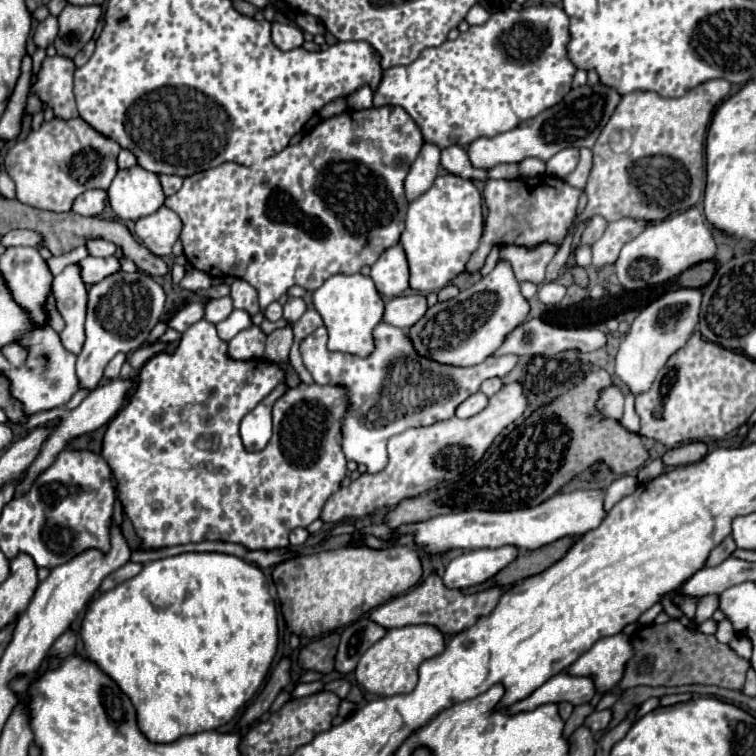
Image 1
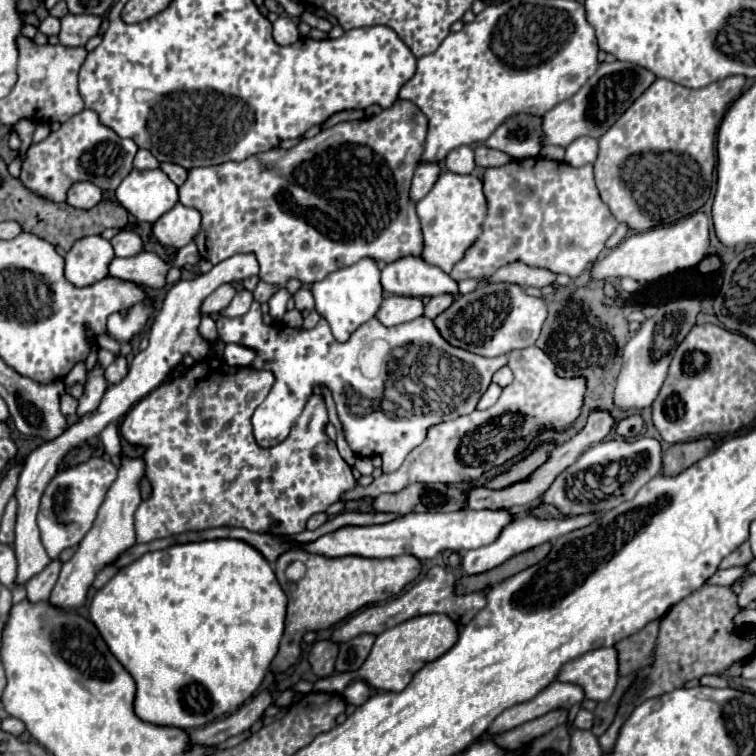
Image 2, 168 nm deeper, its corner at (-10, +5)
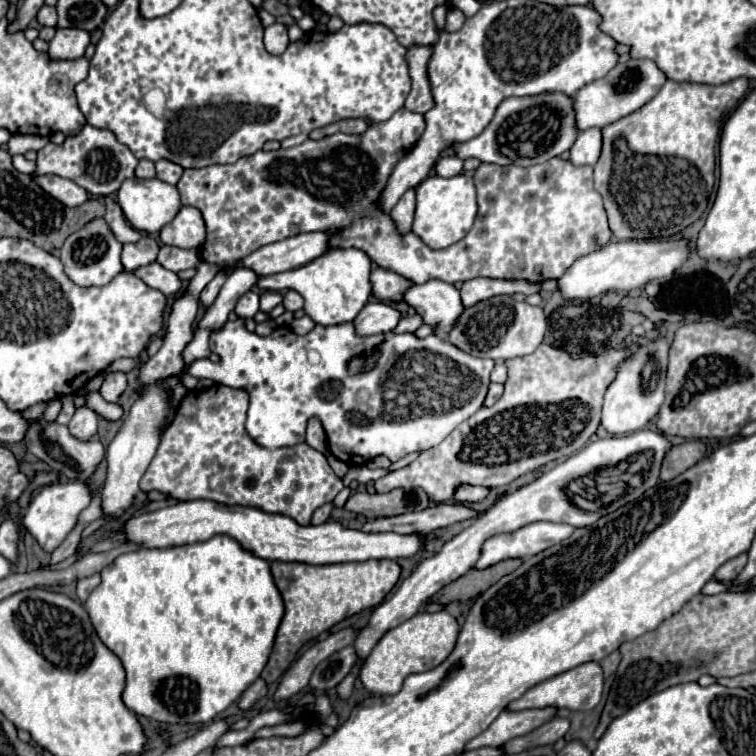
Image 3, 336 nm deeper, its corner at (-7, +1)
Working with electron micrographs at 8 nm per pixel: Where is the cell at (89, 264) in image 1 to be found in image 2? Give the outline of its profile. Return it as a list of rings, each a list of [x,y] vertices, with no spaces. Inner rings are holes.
[[[140,252],[130,258],[114,258],[108,266],[108,274],[120,280],[146,284],[150,288],[162,288],[166,284],[164,276],[170,264],[152,252]]]

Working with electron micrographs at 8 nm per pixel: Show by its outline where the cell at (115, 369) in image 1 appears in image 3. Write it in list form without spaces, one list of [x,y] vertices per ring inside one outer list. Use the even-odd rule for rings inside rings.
[[[111,372],[111,374],[107,374],[107,378],[101,386],[101,396],[107,402],[117,402],[125,388],[127,388],[127,376],[123,372]]]

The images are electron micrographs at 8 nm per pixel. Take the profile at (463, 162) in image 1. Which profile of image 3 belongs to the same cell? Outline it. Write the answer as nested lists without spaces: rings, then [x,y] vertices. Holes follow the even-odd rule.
[[[455,154],[441,156],[441,158],[435,162],[435,174],[441,176],[441,178],[457,176],[457,174],[461,174],[461,170],[463,170],[463,162],[461,162]]]

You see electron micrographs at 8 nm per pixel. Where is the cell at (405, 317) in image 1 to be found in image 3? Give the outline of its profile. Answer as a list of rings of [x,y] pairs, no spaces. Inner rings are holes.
[[[369,302],[355,316],[353,326],[355,326],[357,336],[373,336],[373,334],[383,334],[383,332],[393,330],[399,320],[401,320],[401,316],[391,304]]]

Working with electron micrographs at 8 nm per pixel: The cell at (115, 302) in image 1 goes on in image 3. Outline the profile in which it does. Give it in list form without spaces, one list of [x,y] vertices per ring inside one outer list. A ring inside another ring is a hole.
[[[87,406],[77,408],[75,416],[69,422],[69,432],[77,440],[89,440],[91,436],[97,434],[97,422],[99,422],[99,418],[91,408],[87,408]]]

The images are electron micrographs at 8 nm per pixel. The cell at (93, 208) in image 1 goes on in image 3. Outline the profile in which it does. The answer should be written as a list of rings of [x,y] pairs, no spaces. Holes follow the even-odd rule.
[[[45,174],[45,176],[33,176],[33,182],[39,184],[45,192],[49,192],[53,198],[61,200],[63,204],[77,206],[87,200],[87,192],[79,184],[73,184],[73,180],[69,178]]]

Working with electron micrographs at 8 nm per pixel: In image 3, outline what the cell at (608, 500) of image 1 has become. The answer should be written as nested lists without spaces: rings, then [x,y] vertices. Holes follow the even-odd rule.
[[[533,522],[511,534],[493,536],[483,544],[483,554],[477,560],[475,568],[489,568],[497,562],[509,558],[527,558],[535,556],[553,544],[563,542],[573,534],[573,526],[555,524],[555,522]]]

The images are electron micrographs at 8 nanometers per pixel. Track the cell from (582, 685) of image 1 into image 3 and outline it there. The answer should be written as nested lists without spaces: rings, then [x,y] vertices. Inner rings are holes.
[[[555,708],[529,710],[529,712],[501,712],[485,732],[481,732],[479,736],[475,736],[465,744],[465,752],[483,746],[499,748],[507,740],[513,740],[515,736],[525,736],[525,732],[539,728],[553,716],[555,716]]]

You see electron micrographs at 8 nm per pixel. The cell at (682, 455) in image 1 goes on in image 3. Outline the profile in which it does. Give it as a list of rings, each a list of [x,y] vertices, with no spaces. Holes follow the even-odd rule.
[[[689,440],[679,446],[673,446],[663,460],[661,480],[665,480],[665,482],[673,480],[681,472],[685,472],[693,464],[697,464],[703,456],[705,456],[705,444],[701,440]]]

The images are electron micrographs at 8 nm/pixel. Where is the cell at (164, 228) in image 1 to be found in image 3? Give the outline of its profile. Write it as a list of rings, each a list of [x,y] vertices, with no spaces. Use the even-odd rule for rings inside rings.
[[[183,206],[173,222],[169,222],[161,234],[163,244],[177,248],[199,248],[205,242],[205,222],[197,208]]]

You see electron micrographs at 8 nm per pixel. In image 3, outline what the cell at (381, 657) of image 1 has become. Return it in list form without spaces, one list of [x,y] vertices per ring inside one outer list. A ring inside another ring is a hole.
[[[419,612],[401,626],[389,630],[365,660],[359,680],[373,694],[397,694],[403,680],[415,672],[427,672],[439,666],[455,648],[459,634],[457,620],[447,612]]]

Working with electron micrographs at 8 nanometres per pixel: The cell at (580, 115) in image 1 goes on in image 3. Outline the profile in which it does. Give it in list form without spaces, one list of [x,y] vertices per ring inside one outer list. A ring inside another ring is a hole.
[[[629,60],[625,64],[617,64],[609,76],[595,80],[593,84],[587,84],[575,94],[575,110],[577,110],[577,128],[603,128],[605,124],[611,124],[635,110],[639,110],[643,104],[647,104],[665,84],[667,76],[657,68],[653,60]]]

